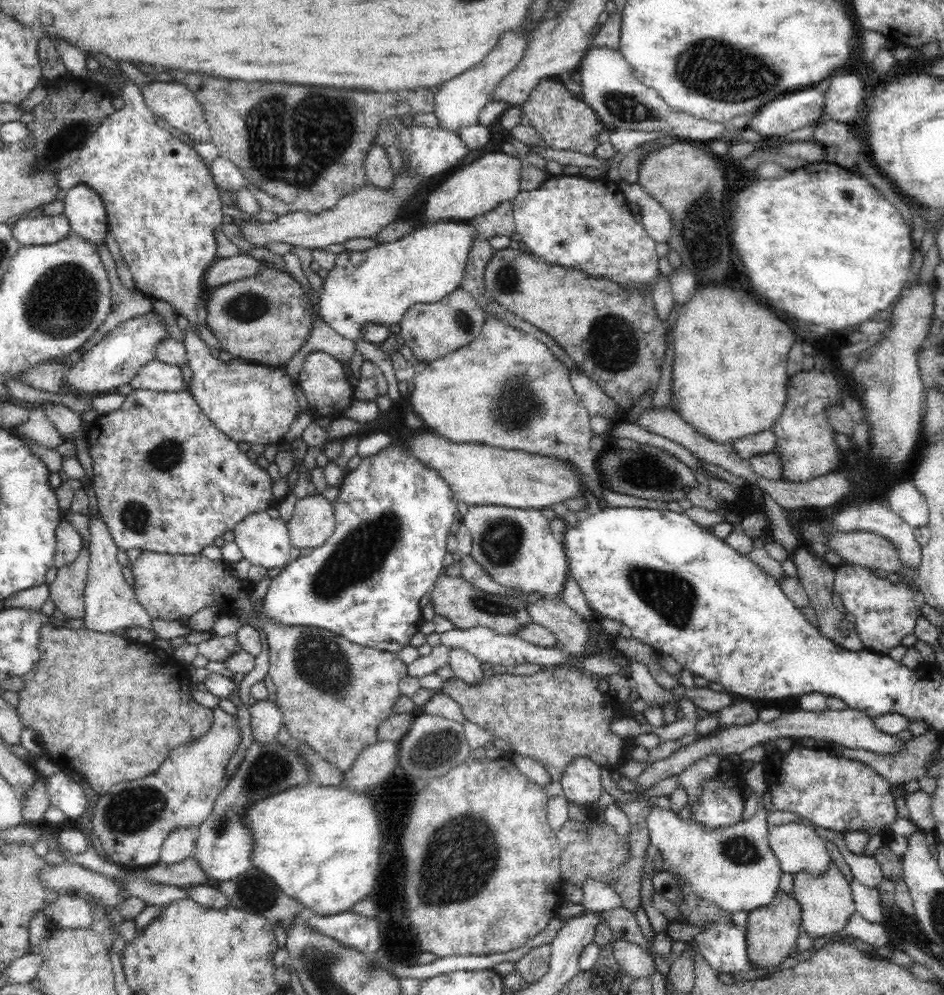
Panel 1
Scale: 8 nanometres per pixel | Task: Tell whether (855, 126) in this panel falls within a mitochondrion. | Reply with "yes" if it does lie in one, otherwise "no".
no

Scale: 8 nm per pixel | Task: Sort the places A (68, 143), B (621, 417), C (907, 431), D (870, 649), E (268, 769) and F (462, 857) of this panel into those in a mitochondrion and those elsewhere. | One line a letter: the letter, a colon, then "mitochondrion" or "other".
A: mitochondrion
B: other
C: other
D: other
E: mitochondrion
F: mitochondrion

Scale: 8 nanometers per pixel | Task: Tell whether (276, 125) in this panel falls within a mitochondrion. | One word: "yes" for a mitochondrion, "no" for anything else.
yes

